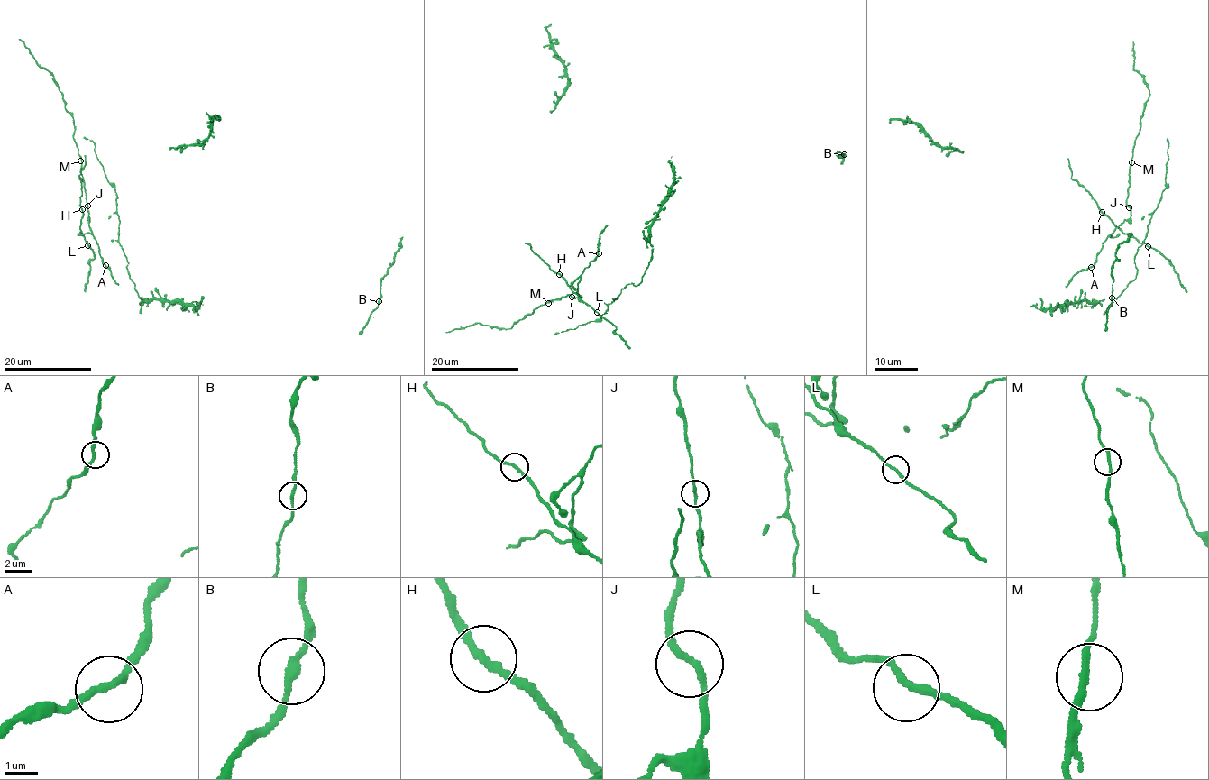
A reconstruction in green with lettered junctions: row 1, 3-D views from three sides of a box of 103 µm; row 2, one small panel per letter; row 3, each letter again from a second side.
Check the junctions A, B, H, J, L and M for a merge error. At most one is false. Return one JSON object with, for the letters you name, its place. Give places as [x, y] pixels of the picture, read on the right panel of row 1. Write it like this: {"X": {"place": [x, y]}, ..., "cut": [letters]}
{"cut": []}

